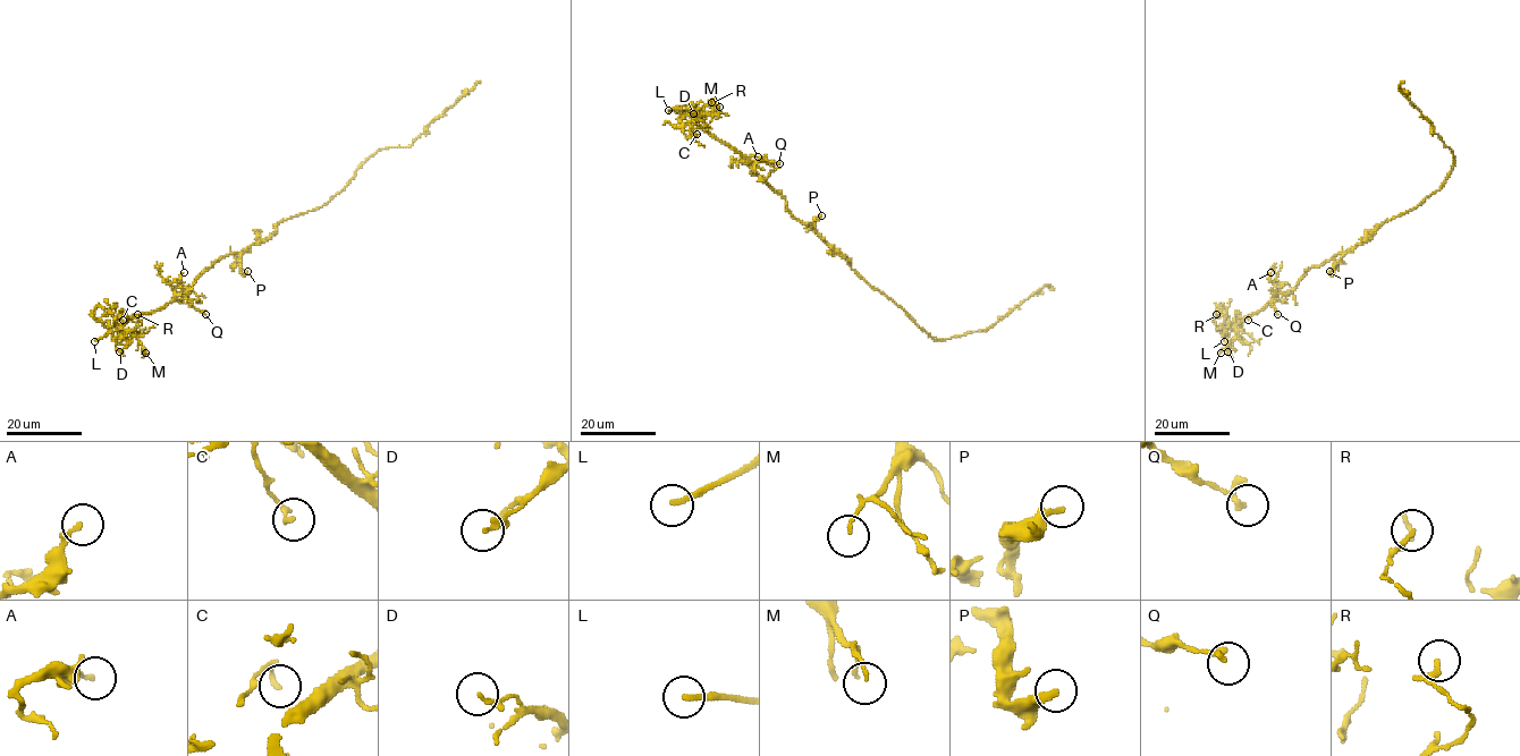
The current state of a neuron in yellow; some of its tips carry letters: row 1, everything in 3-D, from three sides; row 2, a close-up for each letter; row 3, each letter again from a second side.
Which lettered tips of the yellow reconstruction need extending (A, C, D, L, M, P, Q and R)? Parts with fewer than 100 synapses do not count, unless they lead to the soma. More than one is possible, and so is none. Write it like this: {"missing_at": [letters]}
{"missing_at": ["L"]}

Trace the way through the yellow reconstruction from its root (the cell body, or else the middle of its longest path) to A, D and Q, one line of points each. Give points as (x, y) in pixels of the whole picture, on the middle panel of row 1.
A: (851, 266), (841, 254), (796, 219), (786, 207), (785, 200), (744, 160), (758, 156)
D: (851, 266), (792, 215), (785, 200), (741, 154), (695, 121), (702, 117), (693, 113)
Q: (851, 266), (841, 254), (796, 219), (786, 207), (785, 200), (750, 166), (752, 161), (760, 160), (779, 163)

